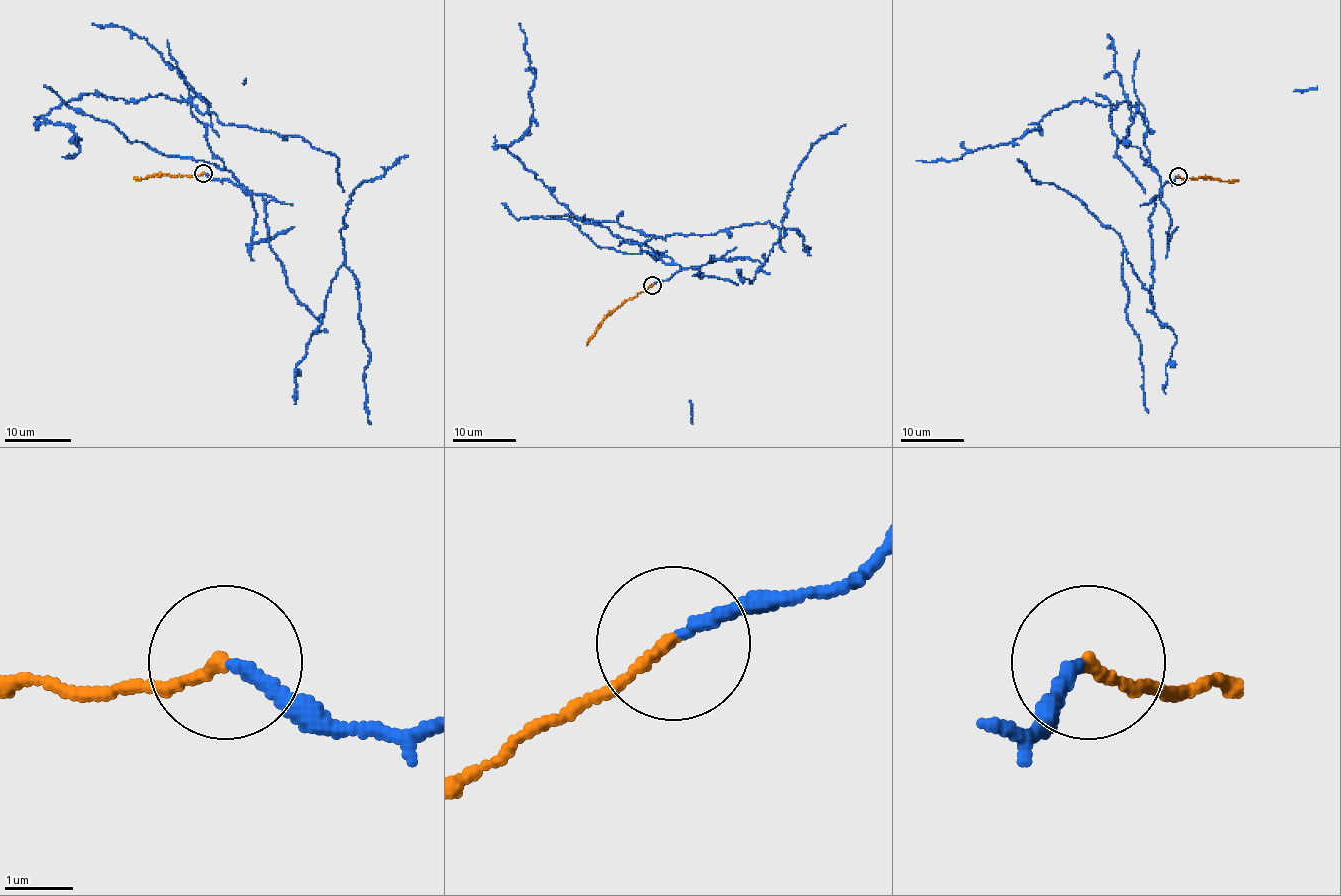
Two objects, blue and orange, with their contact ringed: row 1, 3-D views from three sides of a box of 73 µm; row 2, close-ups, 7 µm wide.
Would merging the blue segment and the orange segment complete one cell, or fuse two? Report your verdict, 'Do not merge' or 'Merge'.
Do not merge

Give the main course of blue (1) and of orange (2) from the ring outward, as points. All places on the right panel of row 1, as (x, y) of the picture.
1: (1176, 176), (1161, 184), (1145, 121), (1121, 102), (1074, 100), (1008, 143), (916, 160)
2: (1178, 176), (1238, 179)

